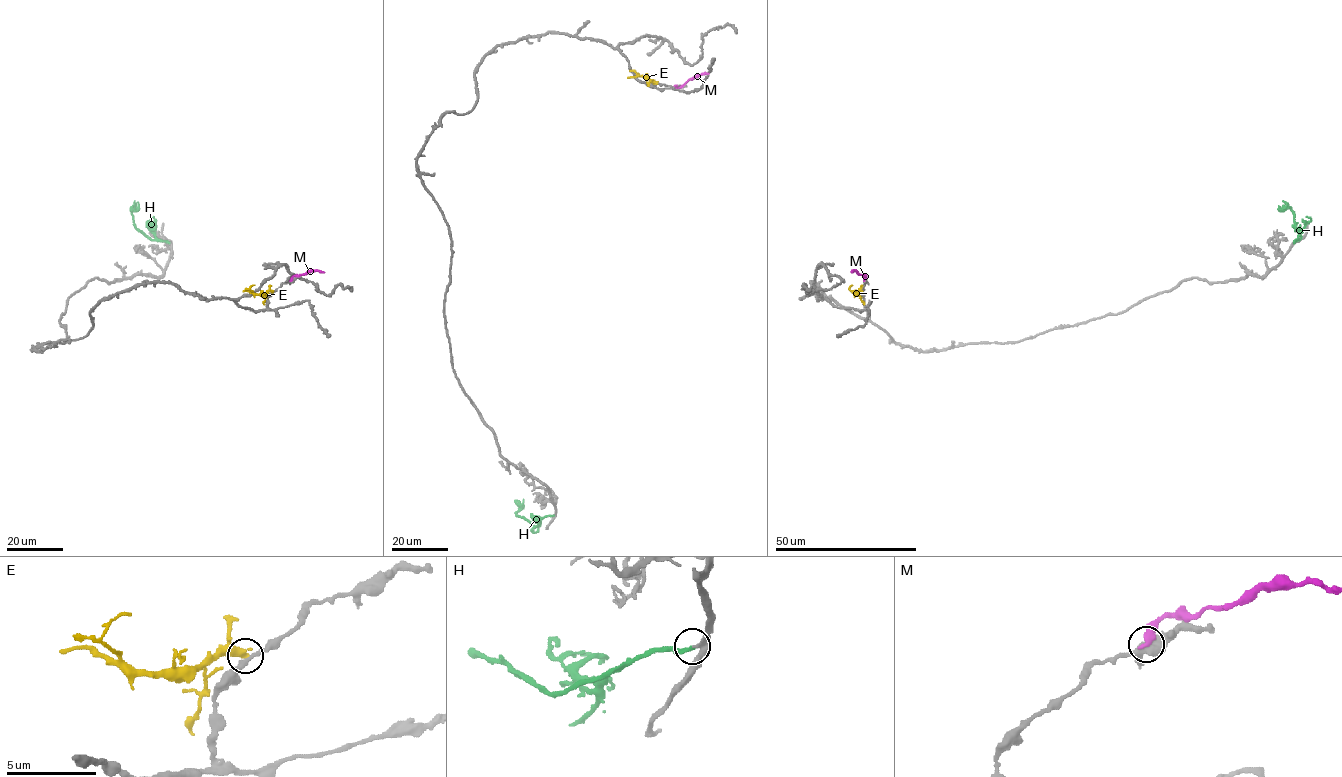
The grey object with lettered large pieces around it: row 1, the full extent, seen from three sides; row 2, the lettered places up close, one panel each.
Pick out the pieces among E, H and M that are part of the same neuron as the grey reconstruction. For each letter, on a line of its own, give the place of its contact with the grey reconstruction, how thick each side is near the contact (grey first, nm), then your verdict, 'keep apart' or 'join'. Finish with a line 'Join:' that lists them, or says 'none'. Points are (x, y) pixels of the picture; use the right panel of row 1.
E: (862, 291) | 260/440 nm | keep apart
H: (1293, 242) | 320/280 nm | join
M: (864, 280) | 460/440 nm | keep apart
Join: H

